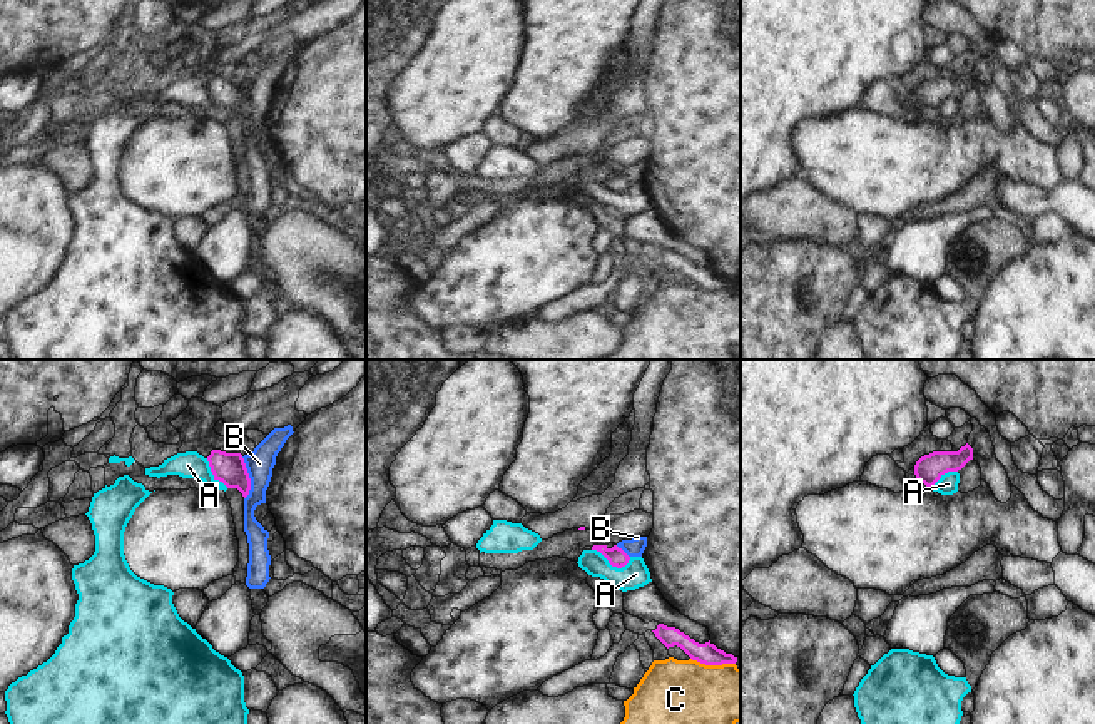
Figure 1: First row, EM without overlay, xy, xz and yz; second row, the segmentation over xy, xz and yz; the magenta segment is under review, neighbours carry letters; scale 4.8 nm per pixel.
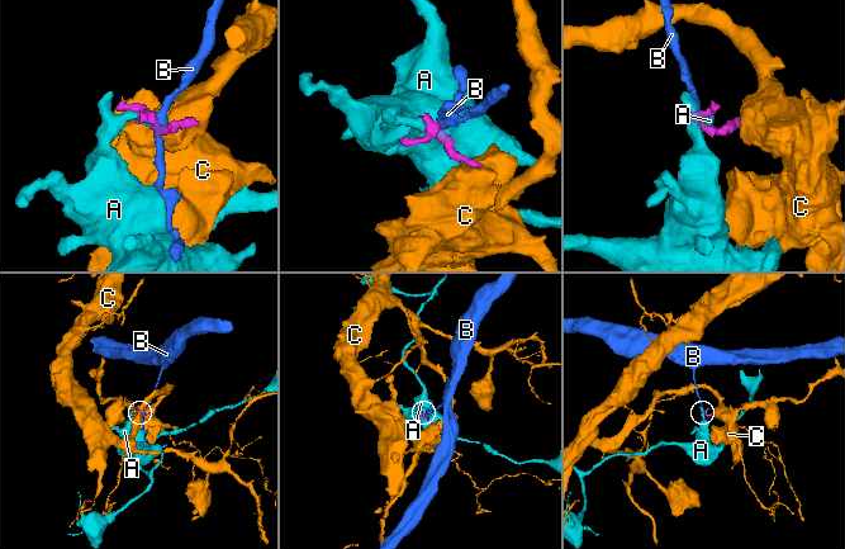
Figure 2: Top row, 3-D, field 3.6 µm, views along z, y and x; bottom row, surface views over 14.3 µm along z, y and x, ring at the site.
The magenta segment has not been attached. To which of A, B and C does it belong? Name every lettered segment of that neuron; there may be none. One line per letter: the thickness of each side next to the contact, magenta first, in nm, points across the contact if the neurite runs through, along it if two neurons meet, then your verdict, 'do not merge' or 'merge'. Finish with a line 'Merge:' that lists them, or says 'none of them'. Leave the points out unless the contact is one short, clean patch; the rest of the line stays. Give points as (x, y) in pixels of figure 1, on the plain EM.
A: calibres 90 and 130 nm; border xz (592, 174), (617, 193), (622, 193), (631, 184); do not merge
B: calibres 150 and 140 nm; border xy (241, 82), (249, 104), (249, 119), (244, 124); do not merge
C: calibres 100 and 460 nm; border xz (691, 283), (706, 290), (734, 290); do not merge
Merge: none of them

